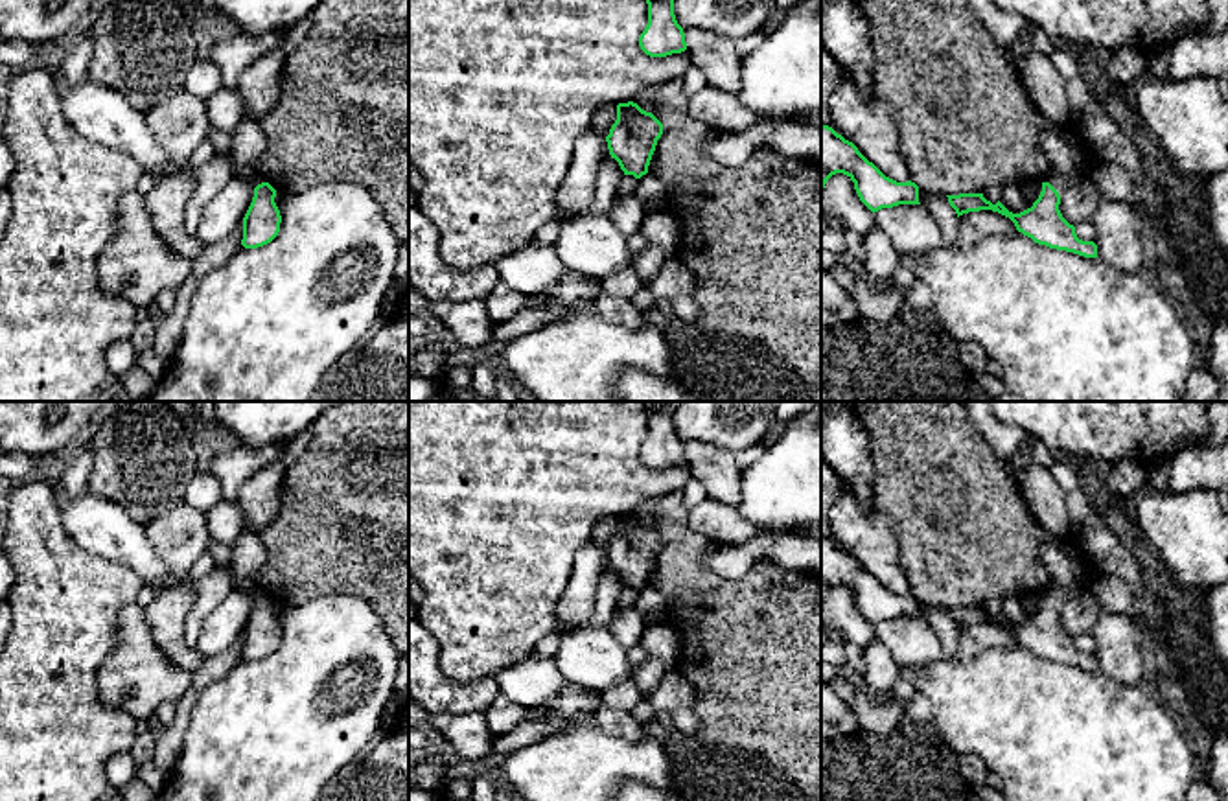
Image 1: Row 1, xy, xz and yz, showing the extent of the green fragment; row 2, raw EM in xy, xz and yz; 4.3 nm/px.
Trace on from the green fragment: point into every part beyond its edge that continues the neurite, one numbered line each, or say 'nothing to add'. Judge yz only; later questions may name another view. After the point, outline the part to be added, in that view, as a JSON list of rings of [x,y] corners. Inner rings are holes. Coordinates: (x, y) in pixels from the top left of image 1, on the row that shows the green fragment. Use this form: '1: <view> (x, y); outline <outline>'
1: yz (1066, 164); outline [[[1044,131],[1040,147],[1049,158],[1049,173],[1044,182],[1049,182],[1059,195],[1075,180],[1088,177],[1081,142],[1070,133]]]

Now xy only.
1: xy (249, 142); outline [[[243,118],[232,133],[232,171],[236,177],[250,182],[254,188],[265,179],[258,169],[258,162],[267,149],[267,138],[254,118]]]

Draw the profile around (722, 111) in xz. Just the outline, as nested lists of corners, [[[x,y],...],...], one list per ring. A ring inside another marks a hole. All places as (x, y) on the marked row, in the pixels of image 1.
[[[711,85],[689,98],[689,112],[720,136],[742,133],[760,122],[753,110],[740,103],[736,94]]]

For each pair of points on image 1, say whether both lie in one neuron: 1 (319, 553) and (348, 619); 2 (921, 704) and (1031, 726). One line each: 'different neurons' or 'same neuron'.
1: different neurons
2: different neurons

